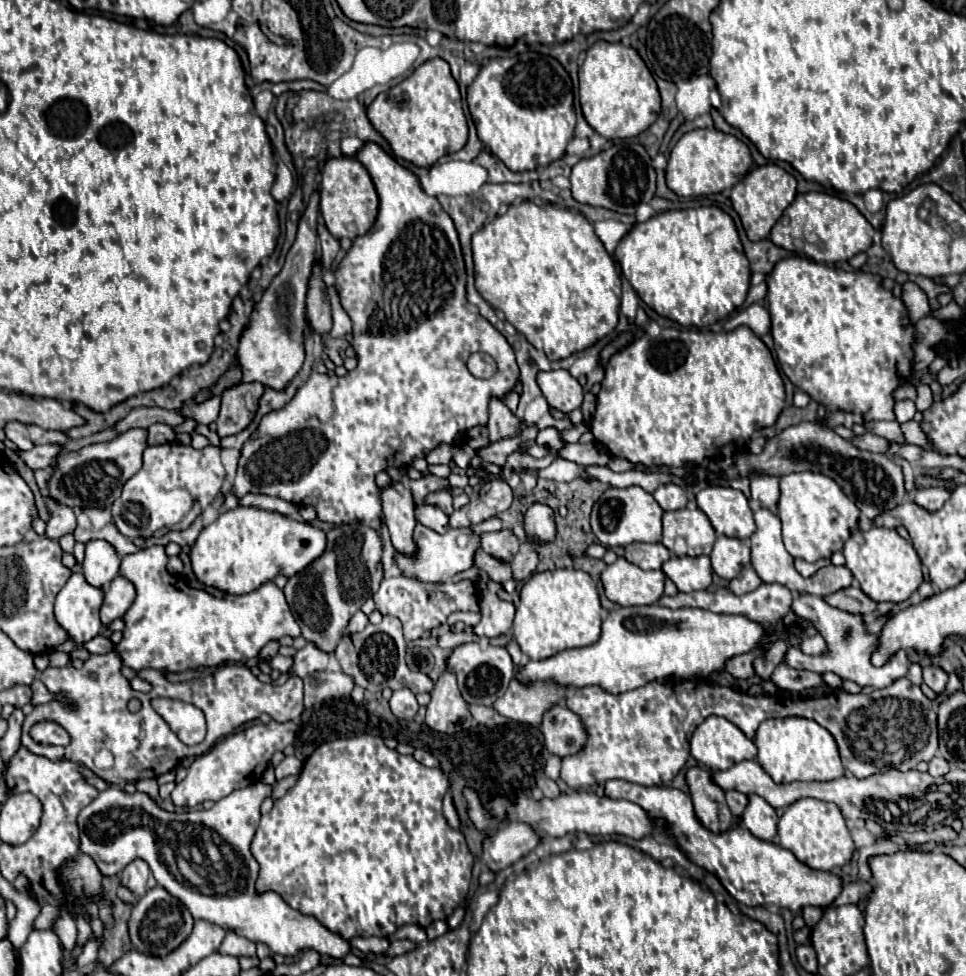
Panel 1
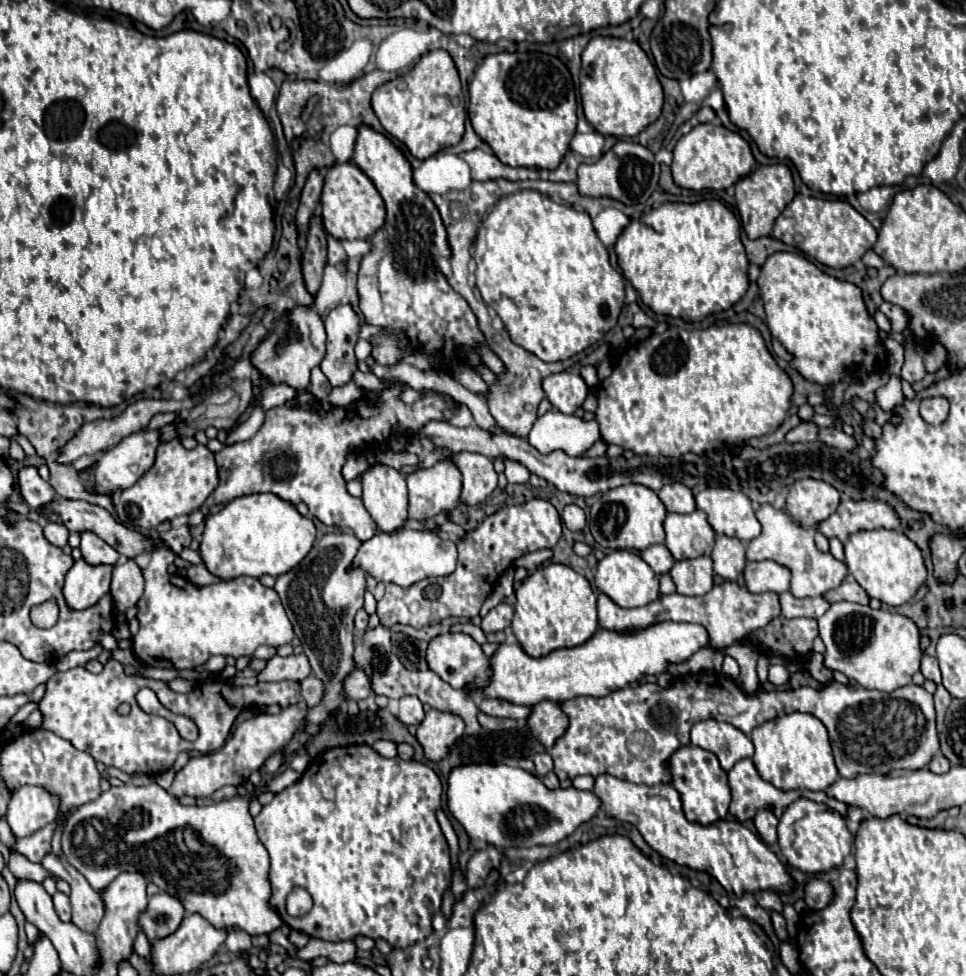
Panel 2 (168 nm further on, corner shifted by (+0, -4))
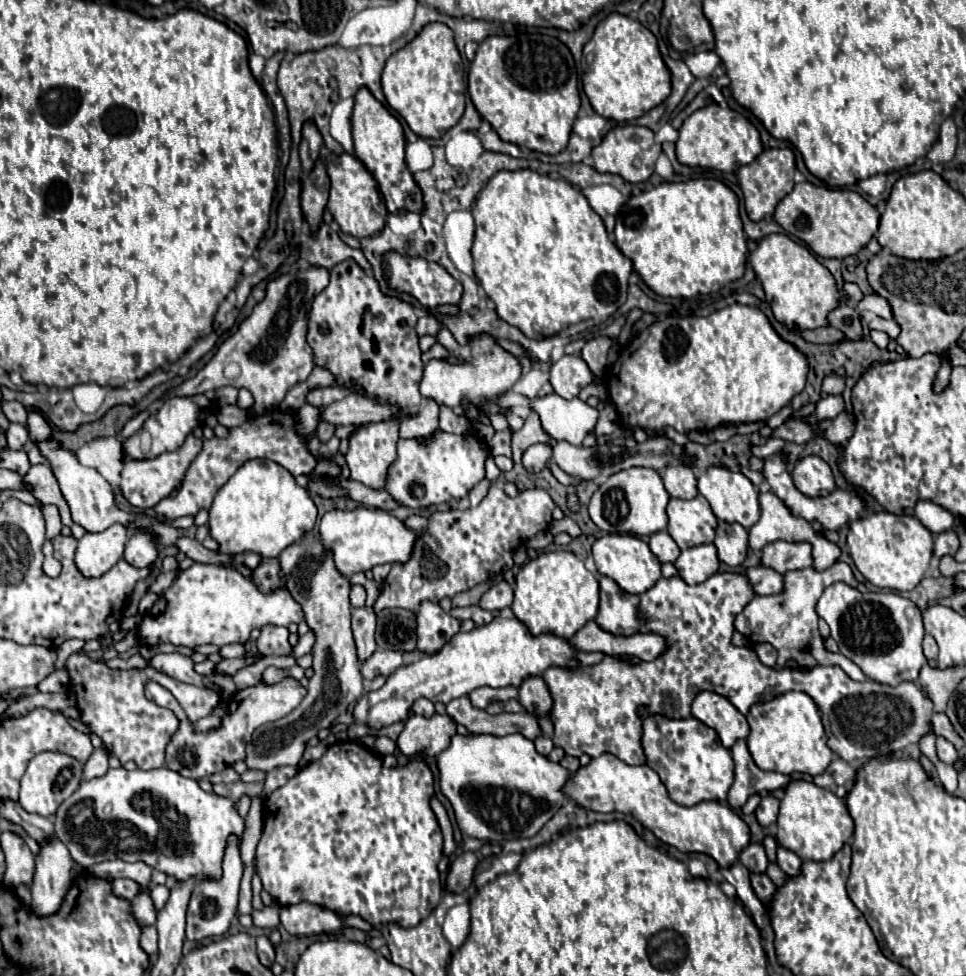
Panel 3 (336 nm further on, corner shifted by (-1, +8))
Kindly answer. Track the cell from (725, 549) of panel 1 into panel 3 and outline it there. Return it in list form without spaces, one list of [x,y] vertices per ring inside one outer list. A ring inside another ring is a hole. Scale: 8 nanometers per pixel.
[[[719,522],[717,526],[717,556],[727,566],[741,566],[747,556],[747,530],[741,524]]]

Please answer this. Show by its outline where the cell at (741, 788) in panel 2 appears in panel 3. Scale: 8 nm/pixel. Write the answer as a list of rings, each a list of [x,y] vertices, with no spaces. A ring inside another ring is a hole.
[[[745,740],[735,742],[735,746],[731,748],[731,756],[735,762],[735,782],[727,796],[731,808],[741,808],[751,794],[757,794],[763,790],[767,792],[781,790],[781,788],[787,788],[791,782],[791,778],[781,772],[759,770],[749,754]]]

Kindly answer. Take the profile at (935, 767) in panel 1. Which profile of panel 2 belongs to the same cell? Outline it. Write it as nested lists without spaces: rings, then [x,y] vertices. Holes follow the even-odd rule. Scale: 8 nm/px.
[[[938,752],[938,754],[934,756],[934,760],[930,760],[928,768],[930,768],[934,774],[944,774],[944,772],[950,770],[950,762],[946,760],[946,756],[942,756],[942,752]]]

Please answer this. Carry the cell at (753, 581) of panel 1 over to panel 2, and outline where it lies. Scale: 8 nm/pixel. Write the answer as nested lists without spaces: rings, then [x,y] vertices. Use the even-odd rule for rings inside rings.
[[[774,560],[748,562],[744,570],[746,588],[750,592],[786,592],[790,588],[790,570]]]

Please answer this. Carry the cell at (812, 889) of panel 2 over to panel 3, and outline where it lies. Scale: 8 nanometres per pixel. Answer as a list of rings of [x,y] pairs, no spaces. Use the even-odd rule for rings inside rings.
[[[779,848],[777,850],[777,864],[779,864],[779,868],[787,874],[787,876],[799,876],[801,874],[801,858],[795,854],[795,852],[791,852],[791,850],[787,850],[787,848]]]

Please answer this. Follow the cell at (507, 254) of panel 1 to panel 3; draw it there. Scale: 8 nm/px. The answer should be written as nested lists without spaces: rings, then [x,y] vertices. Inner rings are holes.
[[[533,170],[497,172],[481,190],[473,206],[473,218],[475,242],[471,252],[475,276],[495,302],[499,318],[519,328],[527,338],[569,338],[605,322],[623,306],[633,264],[609,240],[603,220],[597,212],[591,212],[587,198],[563,178],[553,180]]]

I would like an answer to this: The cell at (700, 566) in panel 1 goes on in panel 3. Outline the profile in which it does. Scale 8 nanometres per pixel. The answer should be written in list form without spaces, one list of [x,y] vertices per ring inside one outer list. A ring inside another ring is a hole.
[[[699,544],[681,552],[675,562],[679,576],[687,584],[701,584],[709,576],[713,576],[719,568],[717,550],[713,544]]]

